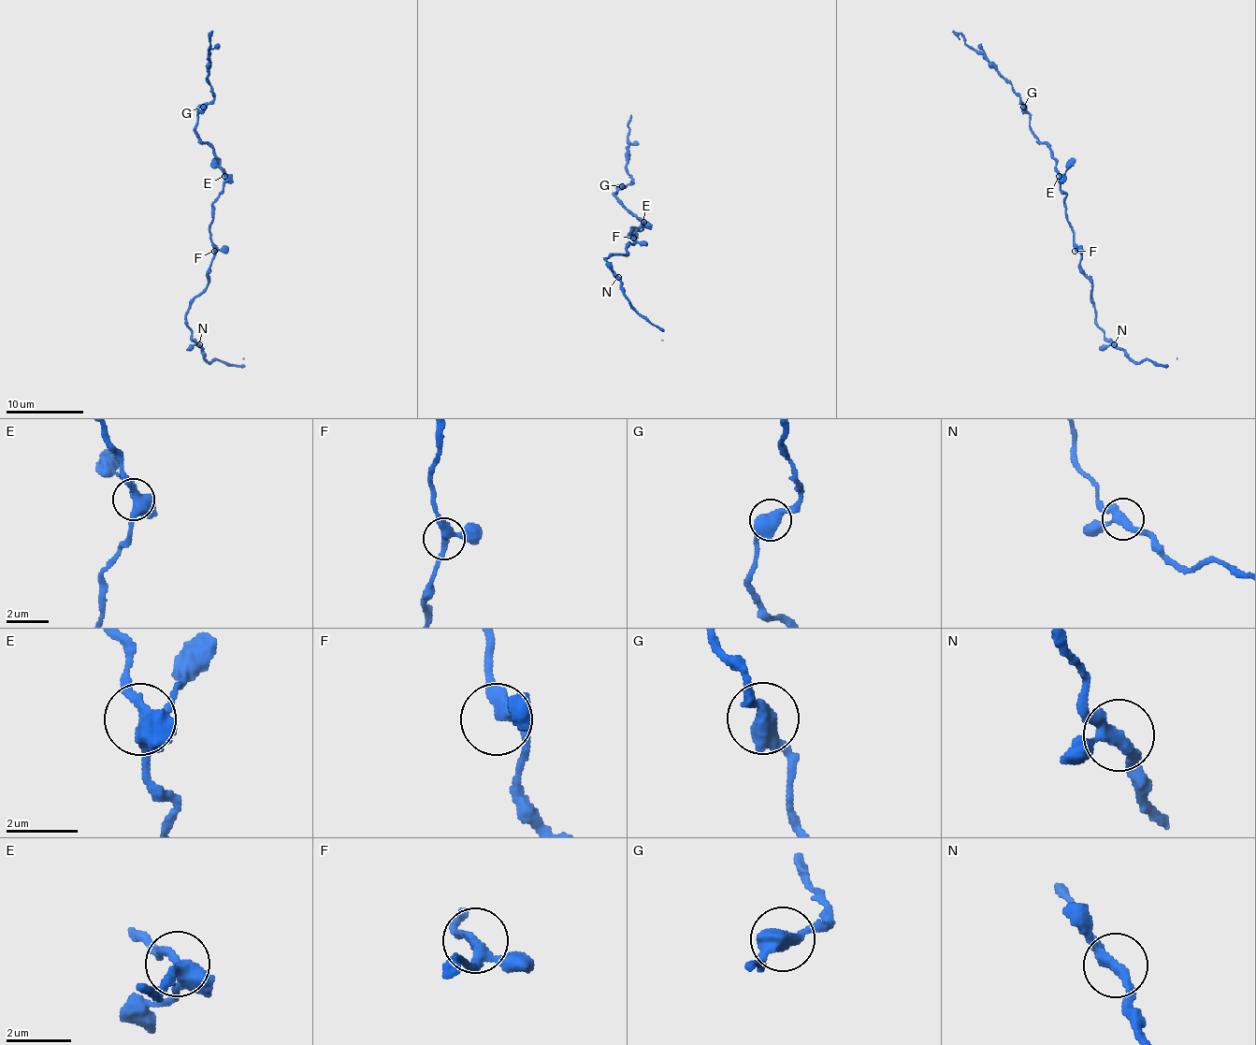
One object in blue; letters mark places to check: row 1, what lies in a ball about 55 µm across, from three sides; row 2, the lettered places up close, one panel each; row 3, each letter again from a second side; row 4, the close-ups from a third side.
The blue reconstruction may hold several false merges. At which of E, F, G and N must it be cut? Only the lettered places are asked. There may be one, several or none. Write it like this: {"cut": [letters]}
{"cut": []}

